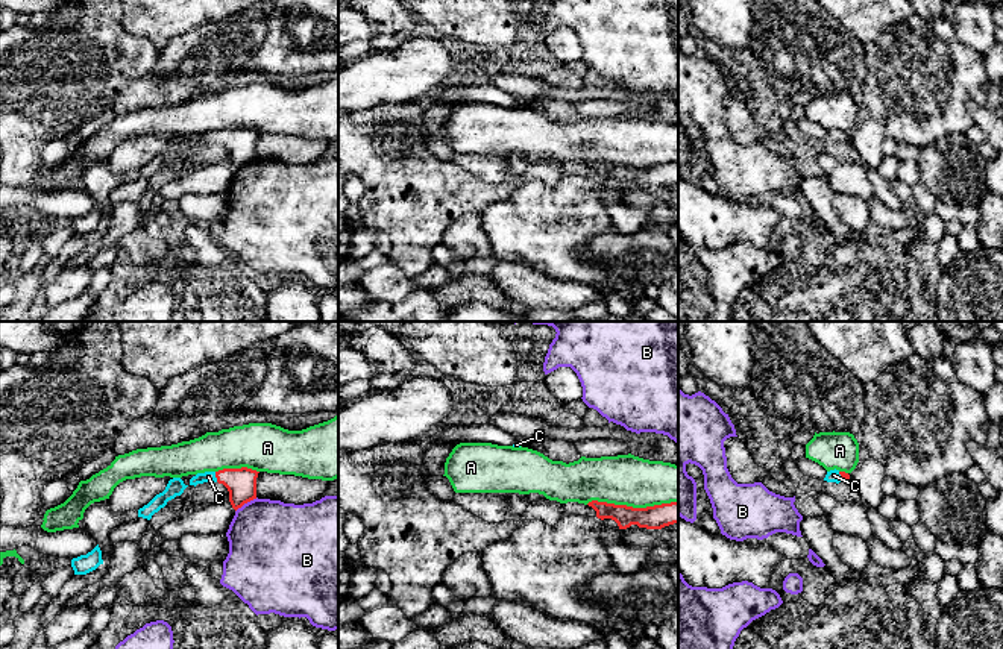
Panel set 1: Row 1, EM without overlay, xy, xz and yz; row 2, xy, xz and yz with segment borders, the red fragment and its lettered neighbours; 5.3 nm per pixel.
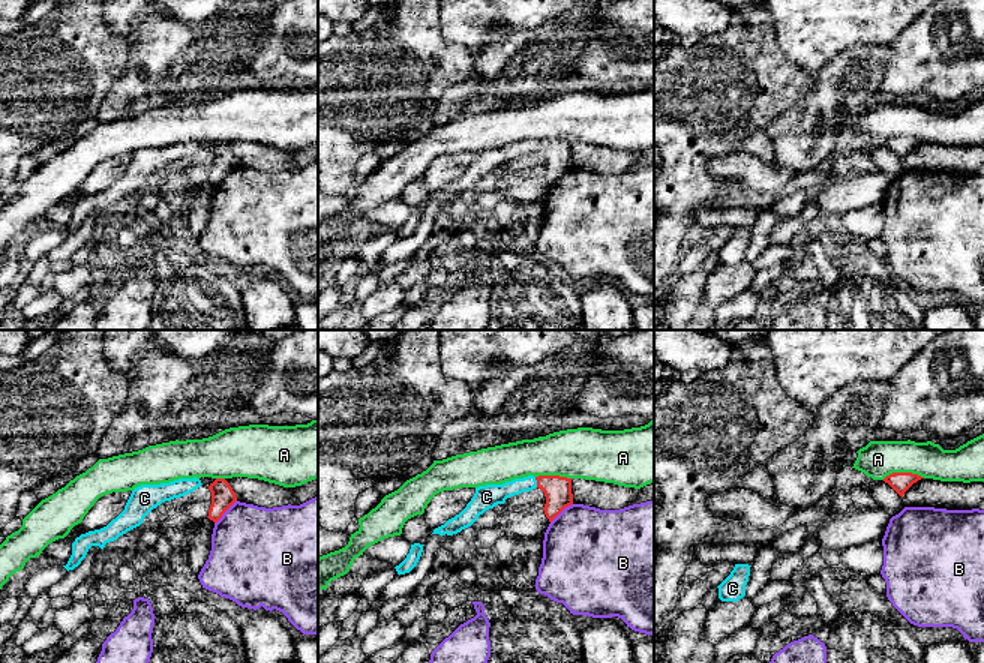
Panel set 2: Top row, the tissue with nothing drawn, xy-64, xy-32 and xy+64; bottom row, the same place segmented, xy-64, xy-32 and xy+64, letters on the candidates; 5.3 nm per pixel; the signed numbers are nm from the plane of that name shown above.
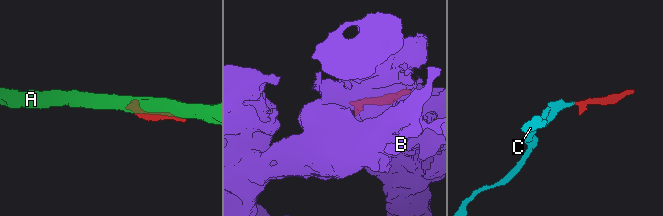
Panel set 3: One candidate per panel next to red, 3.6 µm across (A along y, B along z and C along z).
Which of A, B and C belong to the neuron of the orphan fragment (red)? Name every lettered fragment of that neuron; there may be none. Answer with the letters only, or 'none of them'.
C

